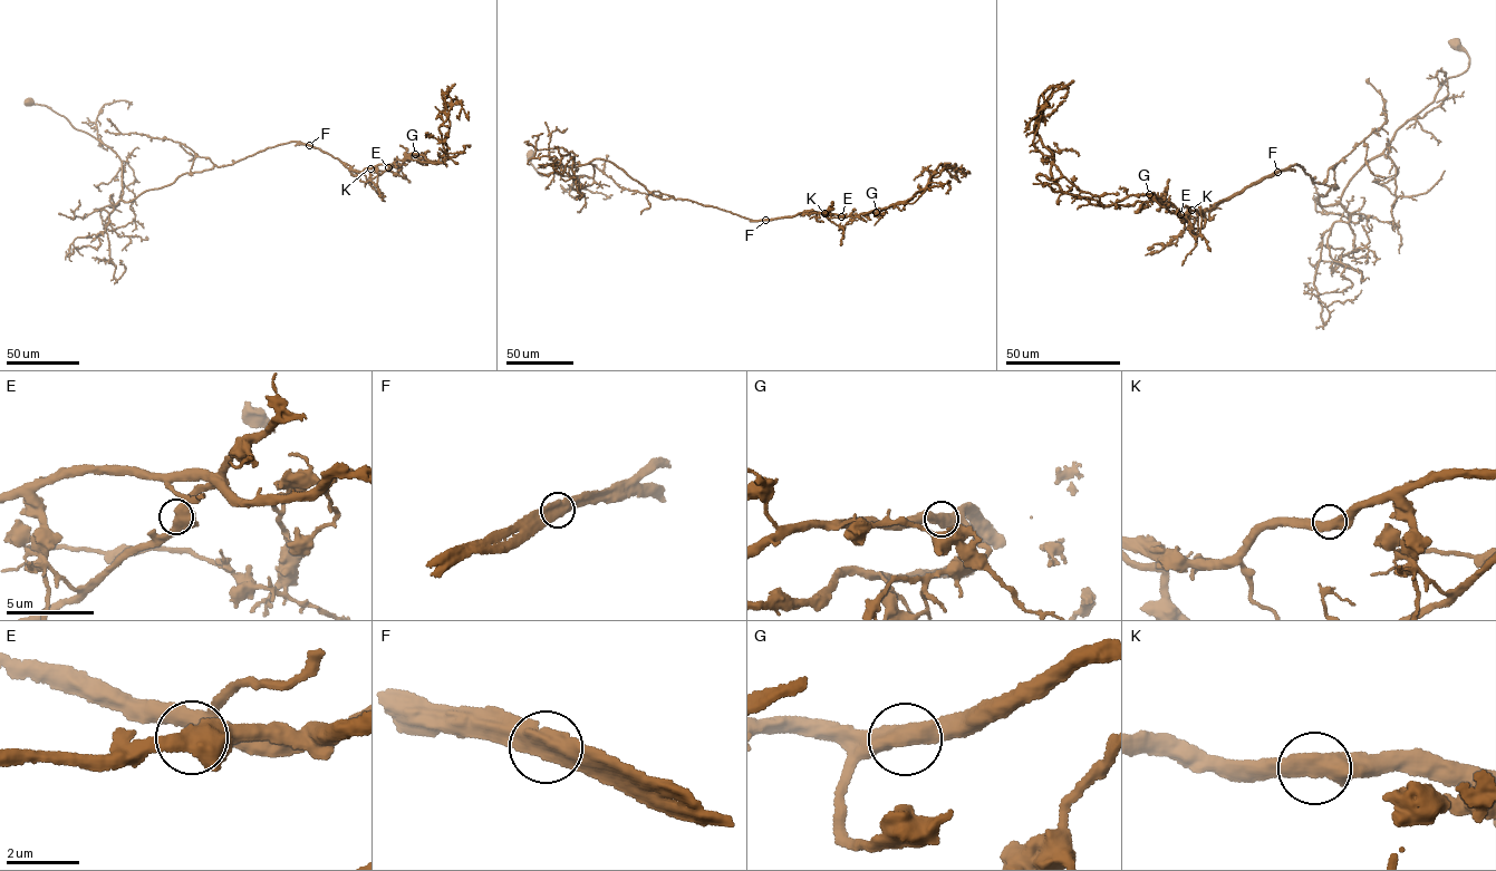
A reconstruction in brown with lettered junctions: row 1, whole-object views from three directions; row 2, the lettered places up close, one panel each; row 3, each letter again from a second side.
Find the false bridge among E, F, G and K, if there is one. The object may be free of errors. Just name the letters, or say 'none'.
F

